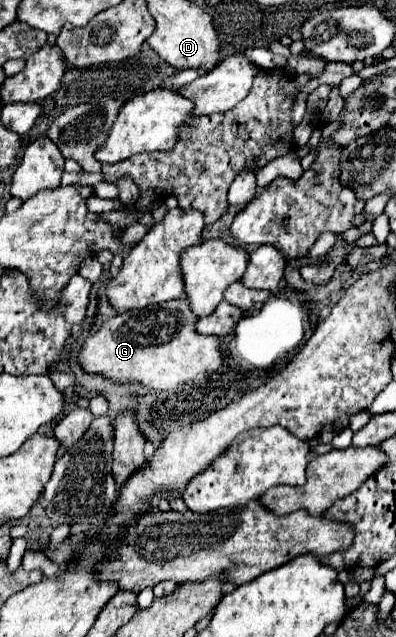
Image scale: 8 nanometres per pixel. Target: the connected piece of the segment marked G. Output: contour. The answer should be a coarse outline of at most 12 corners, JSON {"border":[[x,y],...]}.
{"border":[[188,303],[124,311],[78,365],[118,385],[170,391],[224,361]]}

